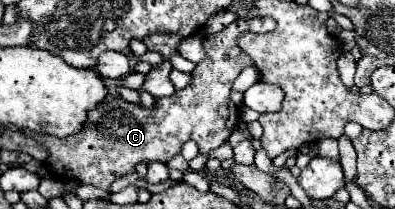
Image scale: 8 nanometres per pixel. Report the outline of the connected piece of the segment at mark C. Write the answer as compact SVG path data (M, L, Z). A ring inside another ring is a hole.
M237 18L219 34L205 36L205 58L191 72L189 86L169 98L159 98L155 110L149 110L145 106L133 106L123 98L111 98L103 100L97 110L89 112L85 128L79 134L67 138L37 132L27 134L49 150L47 166L53 174L61 176L63 168L63 174L69 176L71 172L71 176L81 184L91 184L103 190L109 188L109 184L119 176L119 172L121 176L133 172L135 166L143 160L169 162L175 154L181 152L181 146L187 140L195 140L199 152L207 154L227 142L227 138L235 130L239 122L239 110L231 102L231 84L243 68L253 66L253 60L237 48L235 38L241 32L267 33L275 27L273 18Z

